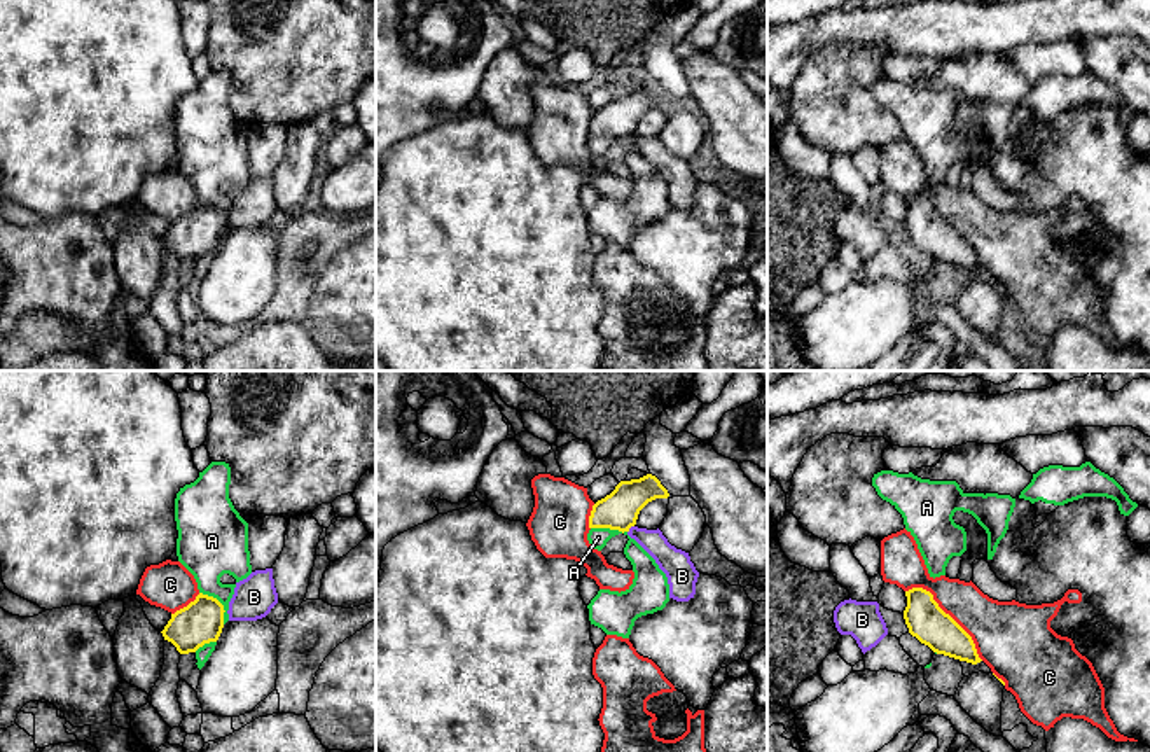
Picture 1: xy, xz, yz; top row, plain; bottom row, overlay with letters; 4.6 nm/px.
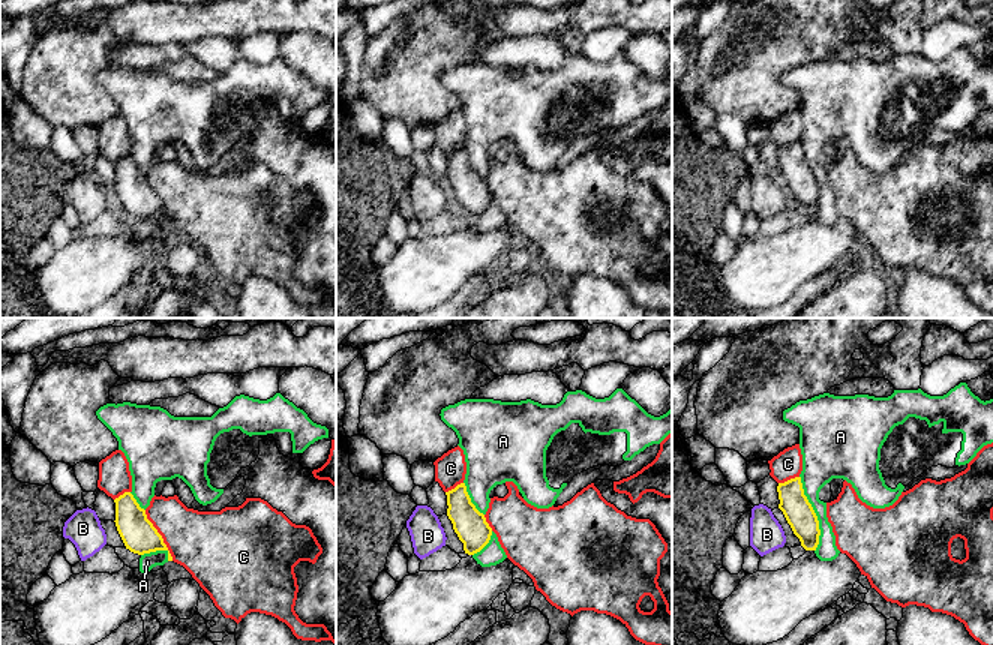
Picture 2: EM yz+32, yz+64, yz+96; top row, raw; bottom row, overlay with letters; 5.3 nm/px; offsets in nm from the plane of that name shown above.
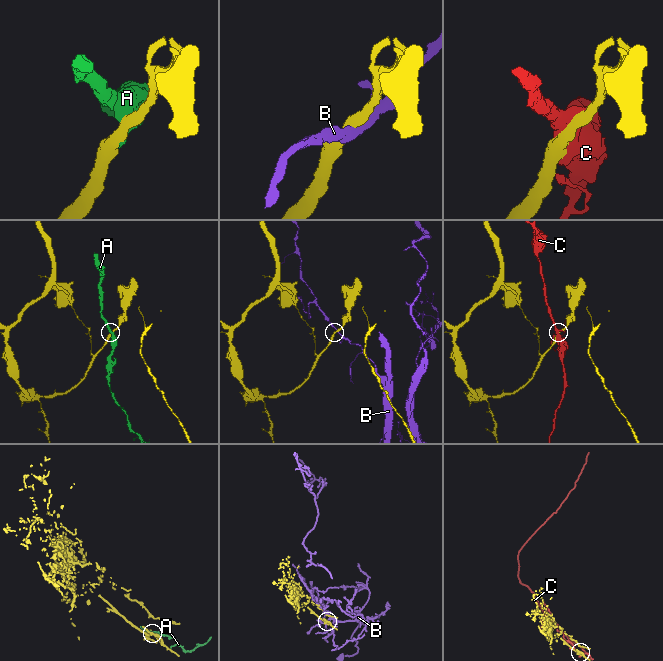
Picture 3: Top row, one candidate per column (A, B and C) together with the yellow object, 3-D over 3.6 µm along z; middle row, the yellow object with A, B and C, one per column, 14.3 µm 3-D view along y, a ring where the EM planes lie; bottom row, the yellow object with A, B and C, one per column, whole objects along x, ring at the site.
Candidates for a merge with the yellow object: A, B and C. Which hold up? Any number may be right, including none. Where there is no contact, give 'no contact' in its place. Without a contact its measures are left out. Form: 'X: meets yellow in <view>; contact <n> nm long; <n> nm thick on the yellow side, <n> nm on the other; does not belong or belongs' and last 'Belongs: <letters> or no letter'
A: meets yellow in xy; contact 190 nm long; 200 nm thick on the yellow side, 260 nm on the other; does not belong
B: meets yellow in xz; contact 50 nm long; 180 nm thick on the yellow side, 120 nm on the other; does not belong
C: meets yellow in yz; contact 480 nm long; 180 nm thick on the yellow side, 260 nm on the other; does not belong
Belongs: no letter

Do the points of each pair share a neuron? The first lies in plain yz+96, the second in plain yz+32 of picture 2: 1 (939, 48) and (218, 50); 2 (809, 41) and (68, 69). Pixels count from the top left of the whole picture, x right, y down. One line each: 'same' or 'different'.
1: same
2: same

